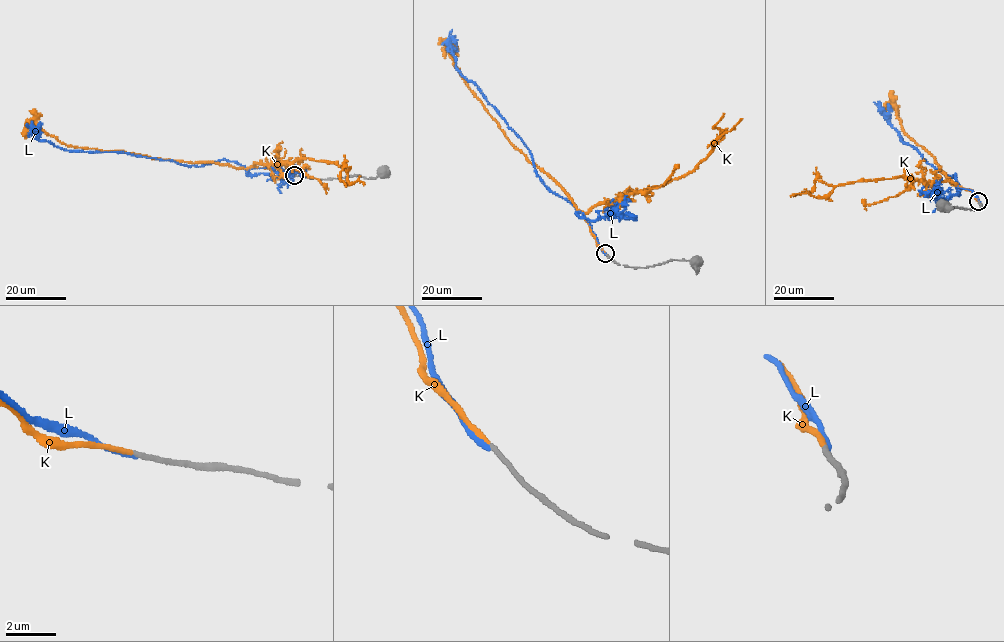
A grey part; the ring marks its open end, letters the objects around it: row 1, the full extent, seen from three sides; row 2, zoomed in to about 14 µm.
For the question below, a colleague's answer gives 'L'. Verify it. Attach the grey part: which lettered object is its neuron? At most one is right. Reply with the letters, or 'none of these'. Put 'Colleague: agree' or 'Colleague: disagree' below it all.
K
Colleague: disagree

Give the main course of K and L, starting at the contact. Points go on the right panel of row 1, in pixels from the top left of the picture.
K: (979, 202), (973, 191), (952, 184), (936, 161), (905, 133), (893, 103), (885, 105), (885, 115), (889, 119)
L: (979, 202), (971, 190), (957, 186), (958, 193), (956, 174), (943, 174), (902, 141), (873, 101)

